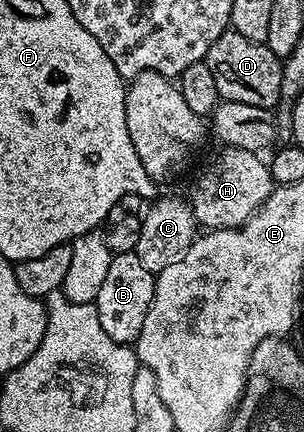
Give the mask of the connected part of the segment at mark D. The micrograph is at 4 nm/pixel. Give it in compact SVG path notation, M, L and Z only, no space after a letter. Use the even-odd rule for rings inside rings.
M228 30L217 38L217 42L213 42L213 46L209 46L205 62L209 70L213 70L213 79L223 100L269 109L274 109L275 103L280 103L283 60L269 50L267 43L249 42L249 38Z

